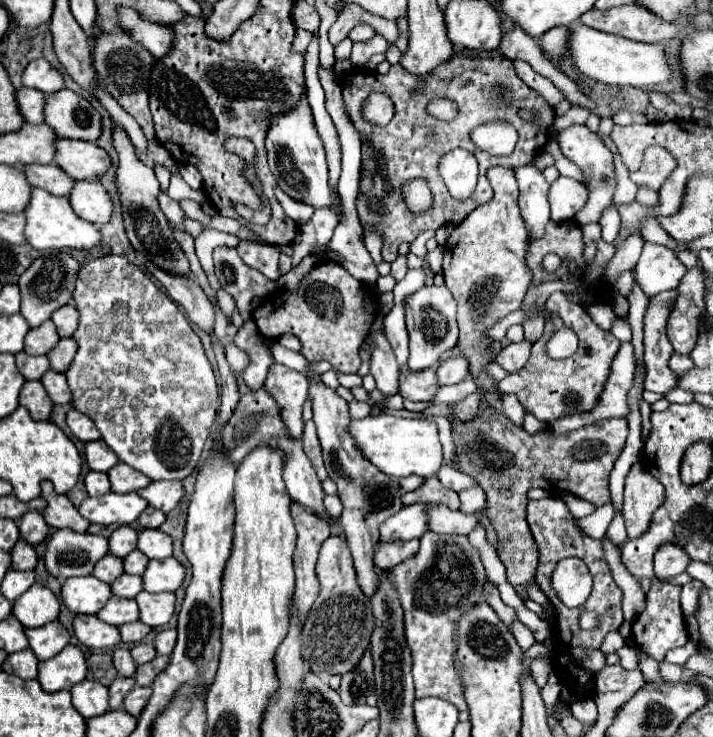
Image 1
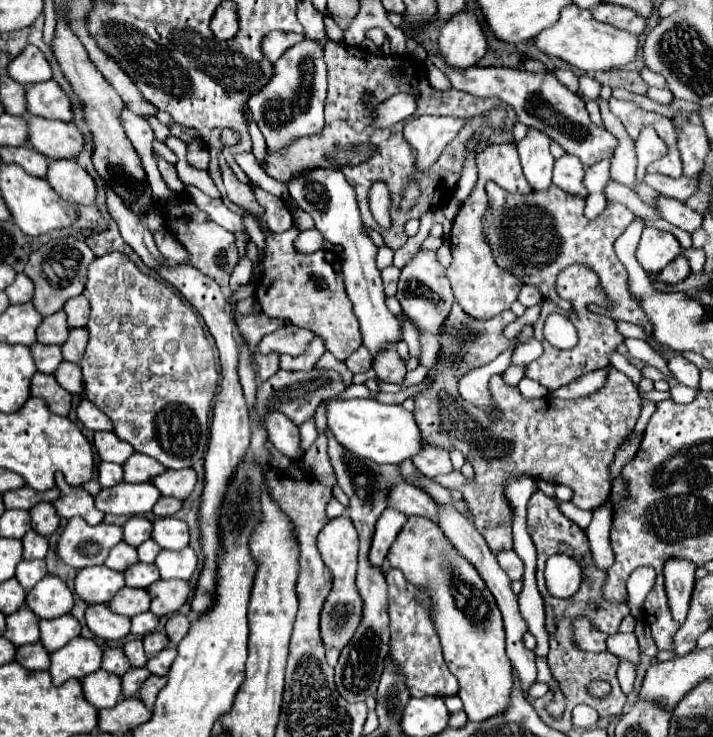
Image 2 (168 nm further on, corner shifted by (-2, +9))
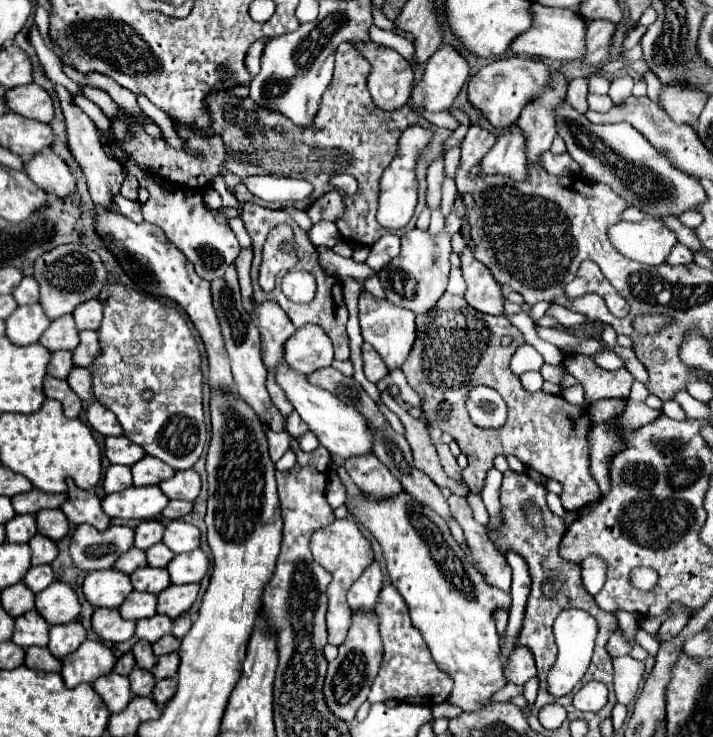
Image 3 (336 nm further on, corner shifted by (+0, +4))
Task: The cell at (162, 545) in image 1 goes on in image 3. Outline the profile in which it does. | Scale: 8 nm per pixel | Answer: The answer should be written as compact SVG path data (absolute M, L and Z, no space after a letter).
M183 519L169 521L165 527L165 537L163 543L173 551L173 553L191 553L193 549L199 547L199 529Z

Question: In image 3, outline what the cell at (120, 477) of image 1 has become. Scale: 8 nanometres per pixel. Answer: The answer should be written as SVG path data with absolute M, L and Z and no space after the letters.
M145 455L141 461L137 461L133 467L133 485L143 487L143 485L157 485L169 477L175 475L175 469L165 465L161 459L157 457L149 457Z

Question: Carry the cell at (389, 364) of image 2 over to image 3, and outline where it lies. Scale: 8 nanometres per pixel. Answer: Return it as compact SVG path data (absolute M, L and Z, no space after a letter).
M369 343L361 345L361 355L363 355L363 371L365 371L365 377L369 381L377 383L383 377L387 377L383 359L377 355L377 351L373 351L373 347L369 347Z

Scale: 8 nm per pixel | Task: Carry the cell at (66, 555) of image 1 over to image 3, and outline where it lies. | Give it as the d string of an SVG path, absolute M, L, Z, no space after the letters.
M79 525L71 537L71 559L79 569L85 571L99 571L99 569L111 569L113 563L133 547L135 531L127 525L111 525L105 531L97 531L93 525Z

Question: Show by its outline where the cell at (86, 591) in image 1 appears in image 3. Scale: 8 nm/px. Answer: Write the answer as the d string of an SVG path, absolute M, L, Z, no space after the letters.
M117 569L93 571L85 577L83 593L93 607L117 609L133 591L131 577Z

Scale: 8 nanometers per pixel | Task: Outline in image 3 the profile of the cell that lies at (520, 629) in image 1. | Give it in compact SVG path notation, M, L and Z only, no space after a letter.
M517 647L509 655L509 661L503 663L505 681L513 685L525 685L531 677L535 677L535 673L535 661L527 647Z

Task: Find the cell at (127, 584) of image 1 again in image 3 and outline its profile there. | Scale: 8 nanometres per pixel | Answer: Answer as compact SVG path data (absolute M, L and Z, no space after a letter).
M141 567L135 573L131 573L131 583L135 591L149 591L149 593L161 593L171 585L169 571L157 569L157 567Z

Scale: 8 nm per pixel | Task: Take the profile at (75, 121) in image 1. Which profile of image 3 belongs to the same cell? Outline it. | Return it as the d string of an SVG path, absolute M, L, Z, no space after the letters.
M35 83L7 89L3 97L5 97L5 105L11 111L27 119L35 119L43 123L49 123L53 119L53 101L49 93Z

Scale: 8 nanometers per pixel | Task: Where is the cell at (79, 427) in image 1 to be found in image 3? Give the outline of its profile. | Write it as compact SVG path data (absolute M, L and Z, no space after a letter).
M93 401L89 405L87 419L89 419L91 427L97 429L99 433L123 433L123 427L117 423L117 417L97 401Z

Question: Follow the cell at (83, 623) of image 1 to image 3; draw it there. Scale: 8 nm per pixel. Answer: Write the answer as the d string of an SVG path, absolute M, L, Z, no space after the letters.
M95 609L93 631L103 641L119 643L119 641L127 641L135 635L135 621L123 619L117 609Z

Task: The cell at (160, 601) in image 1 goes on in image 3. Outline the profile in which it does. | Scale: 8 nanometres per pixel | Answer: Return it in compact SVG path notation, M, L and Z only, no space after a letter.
M189 583L189 585L169 585L165 591L161 591L159 603L157 603L157 613L169 615L171 619L177 619L179 615L187 613L193 601L197 599L199 585Z

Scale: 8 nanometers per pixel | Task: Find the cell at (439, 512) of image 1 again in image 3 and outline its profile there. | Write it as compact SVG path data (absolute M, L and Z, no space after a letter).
M375 453L359 455L345 461L345 469L355 485L371 497L393 497L403 491L401 483L389 473L389 469L377 459Z

